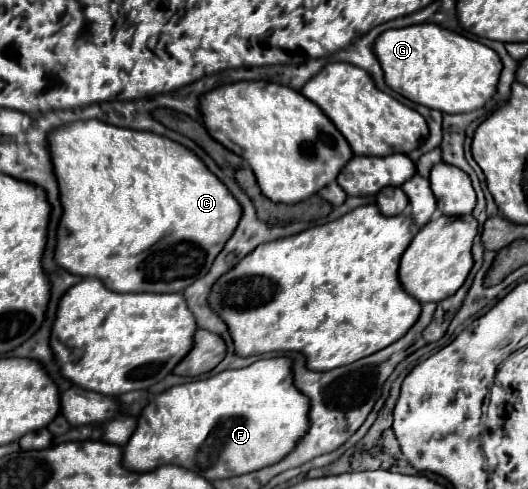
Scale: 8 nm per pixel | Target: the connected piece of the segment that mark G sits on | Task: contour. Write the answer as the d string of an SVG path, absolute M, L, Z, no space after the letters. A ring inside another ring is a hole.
M434 23L388 29L376 37L372 51L392 91L442 113L468 113L480 109L496 93L502 71L498 55L490 47Z

